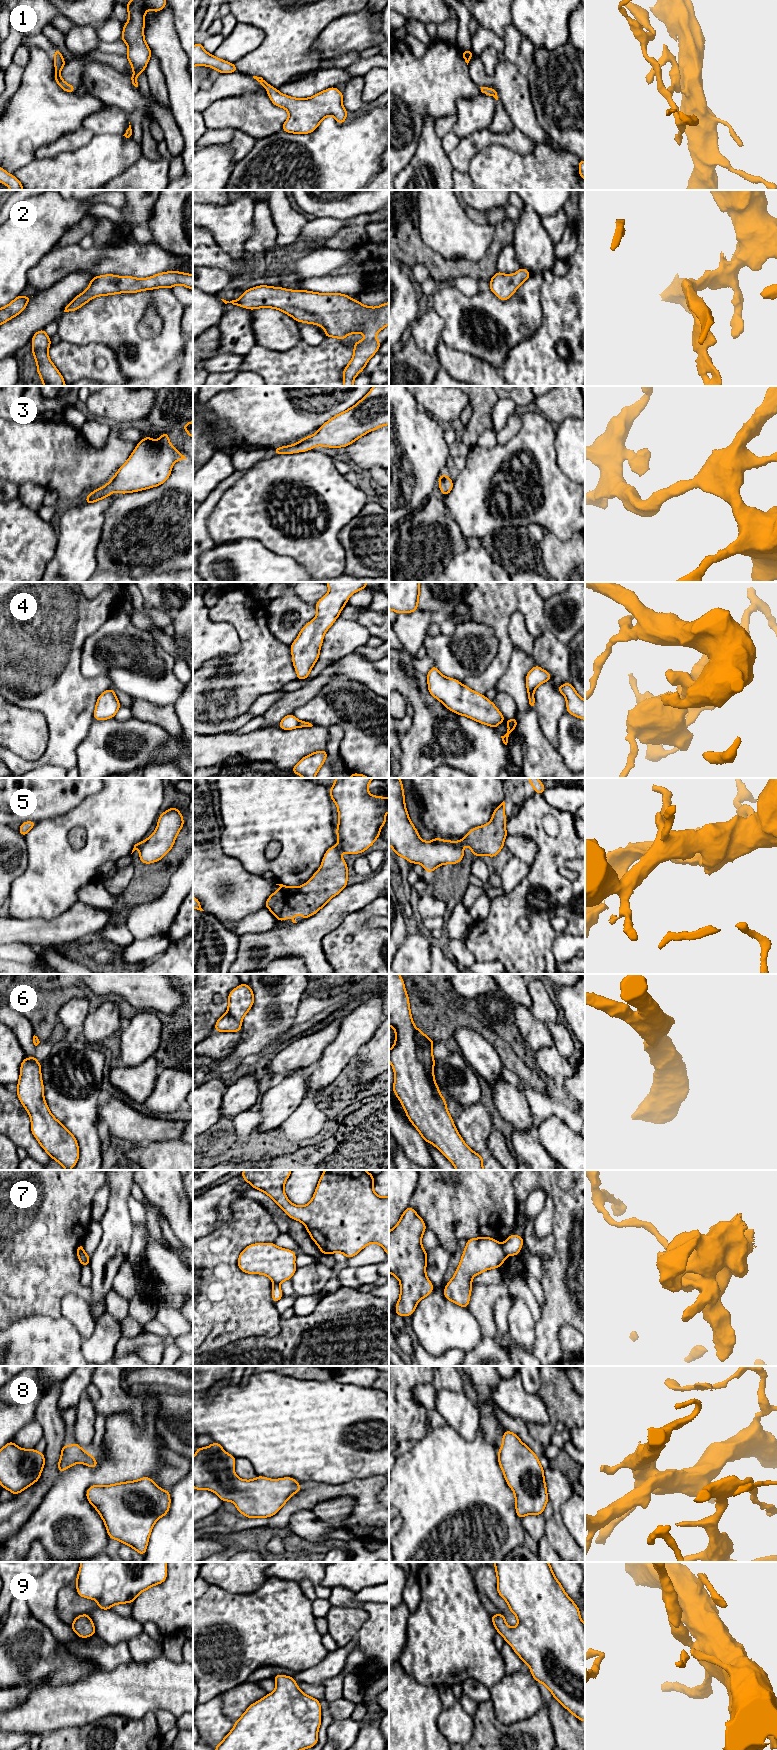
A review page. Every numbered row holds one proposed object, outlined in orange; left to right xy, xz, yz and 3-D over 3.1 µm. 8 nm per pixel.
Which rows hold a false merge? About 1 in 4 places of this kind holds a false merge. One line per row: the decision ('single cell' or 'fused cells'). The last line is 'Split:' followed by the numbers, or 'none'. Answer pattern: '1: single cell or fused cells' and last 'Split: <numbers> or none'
1: single cell
2: single cell
3: single cell
4: single cell
5: fused cells
6: single cell
7: fused cells
8: single cell
9: single cell
Split: 5, 7

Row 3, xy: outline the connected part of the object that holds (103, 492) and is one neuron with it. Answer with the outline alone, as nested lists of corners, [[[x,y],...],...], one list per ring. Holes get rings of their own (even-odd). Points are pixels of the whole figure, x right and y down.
[[[162,433],[156,441],[149,436],[142,439],[113,478],[87,495],[85,504],[97,502],[116,491],[132,493],[163,484],[169,478],[173,464],[187,459],[169,442],[168,434]]]

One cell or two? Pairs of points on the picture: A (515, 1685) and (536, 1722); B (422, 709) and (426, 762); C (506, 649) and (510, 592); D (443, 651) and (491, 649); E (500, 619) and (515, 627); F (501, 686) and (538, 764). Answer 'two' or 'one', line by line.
A: two
B: one
C: one
D: one
E: two
F: one

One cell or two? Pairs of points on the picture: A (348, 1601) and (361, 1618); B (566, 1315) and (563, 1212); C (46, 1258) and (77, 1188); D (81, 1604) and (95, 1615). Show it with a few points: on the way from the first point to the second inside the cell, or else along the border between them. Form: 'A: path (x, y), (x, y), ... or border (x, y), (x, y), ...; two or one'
A: border (331, 1605), (362, 1608); two
B: path (565, 1289), (561, 1281), (564, 1268), (564, 1238); one
C: path (48, 1241), (55, 1210), (60, 1205); one
D: border (96, 1607), (88, 1614); two

